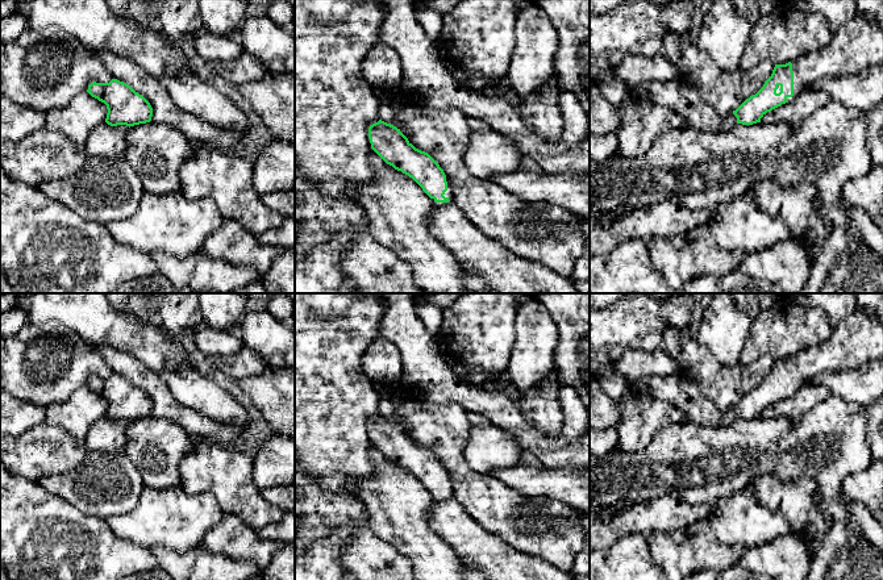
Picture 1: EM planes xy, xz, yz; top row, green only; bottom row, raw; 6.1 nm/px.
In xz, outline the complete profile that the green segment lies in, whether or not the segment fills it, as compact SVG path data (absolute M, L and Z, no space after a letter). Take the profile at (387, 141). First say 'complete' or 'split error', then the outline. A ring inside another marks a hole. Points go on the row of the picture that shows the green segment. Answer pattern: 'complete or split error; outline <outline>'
split error; outline M382 120L370 125L371 149L395 170L412 178L432 199L434 206L454 203L449 178L425 151L416 149L396 126Z

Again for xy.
complete; outline M117 79L109 83L91 83L87 92L107 105L105 122L111 126L134 126L151 121L150 103L130 85Z

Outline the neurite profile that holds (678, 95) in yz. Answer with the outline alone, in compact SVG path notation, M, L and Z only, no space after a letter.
M680 78L669 82L645 82L628 85L628 89L641 99L675 110L695 129L721 130L722 117L701 99L696 87Z

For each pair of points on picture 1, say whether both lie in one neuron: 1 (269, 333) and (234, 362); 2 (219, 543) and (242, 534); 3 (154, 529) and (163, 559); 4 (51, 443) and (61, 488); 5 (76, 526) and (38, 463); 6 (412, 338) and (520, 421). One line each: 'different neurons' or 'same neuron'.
1: different neurons
2: same neuron
3: different neurons
4: different neurons
5: different neurons
6: same neuron

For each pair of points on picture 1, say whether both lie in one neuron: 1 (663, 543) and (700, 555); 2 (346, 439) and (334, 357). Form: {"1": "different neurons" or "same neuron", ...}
{"1": "same neuron", "2": "same neuron"}

